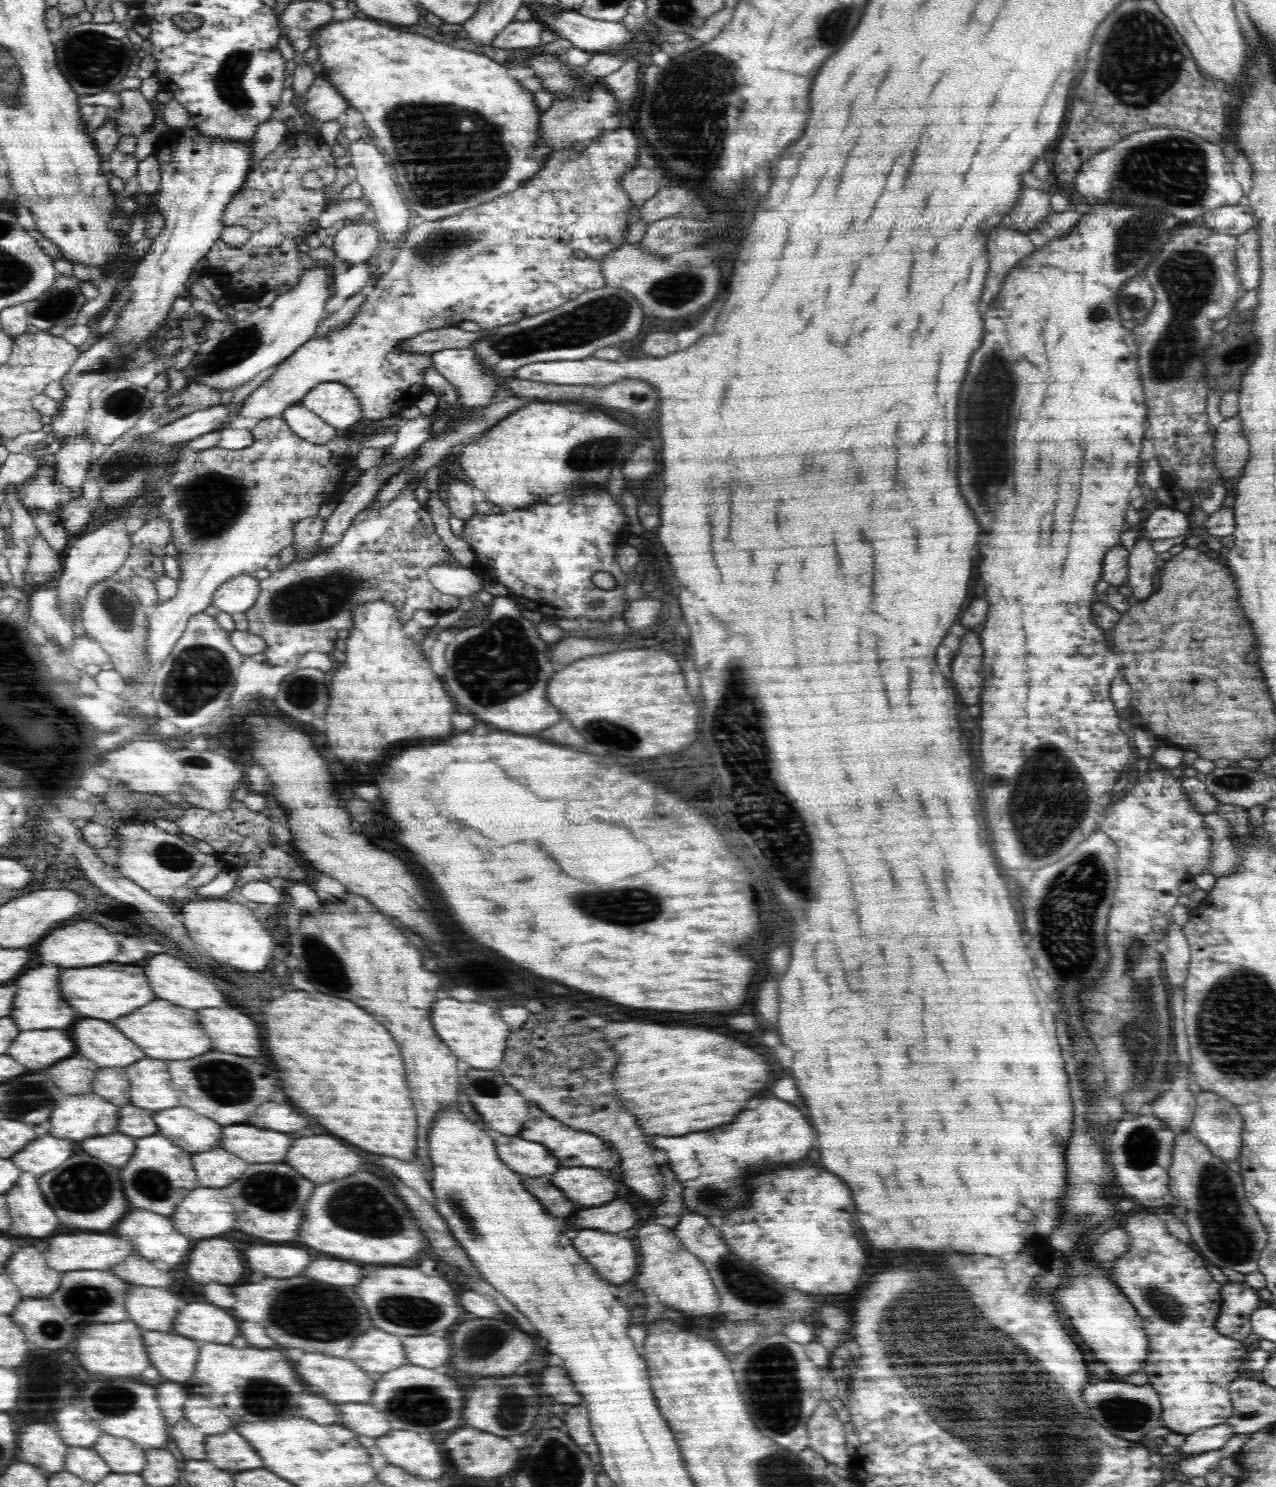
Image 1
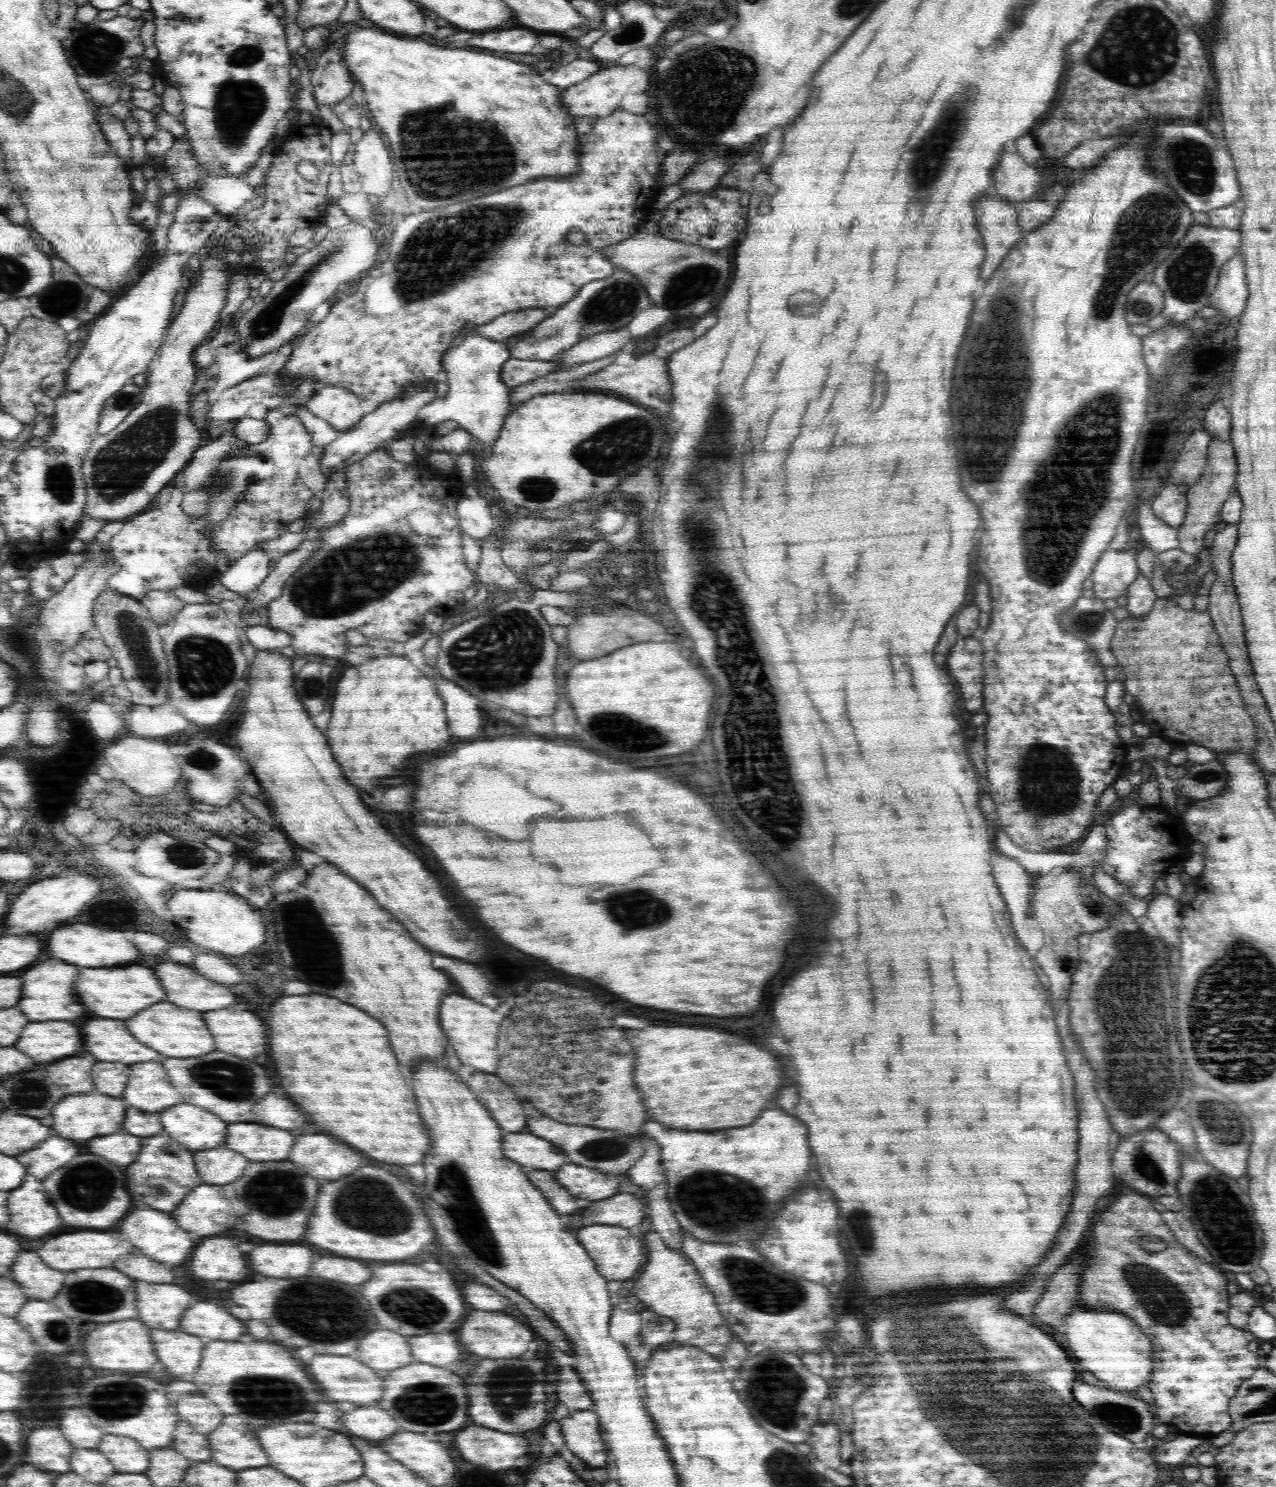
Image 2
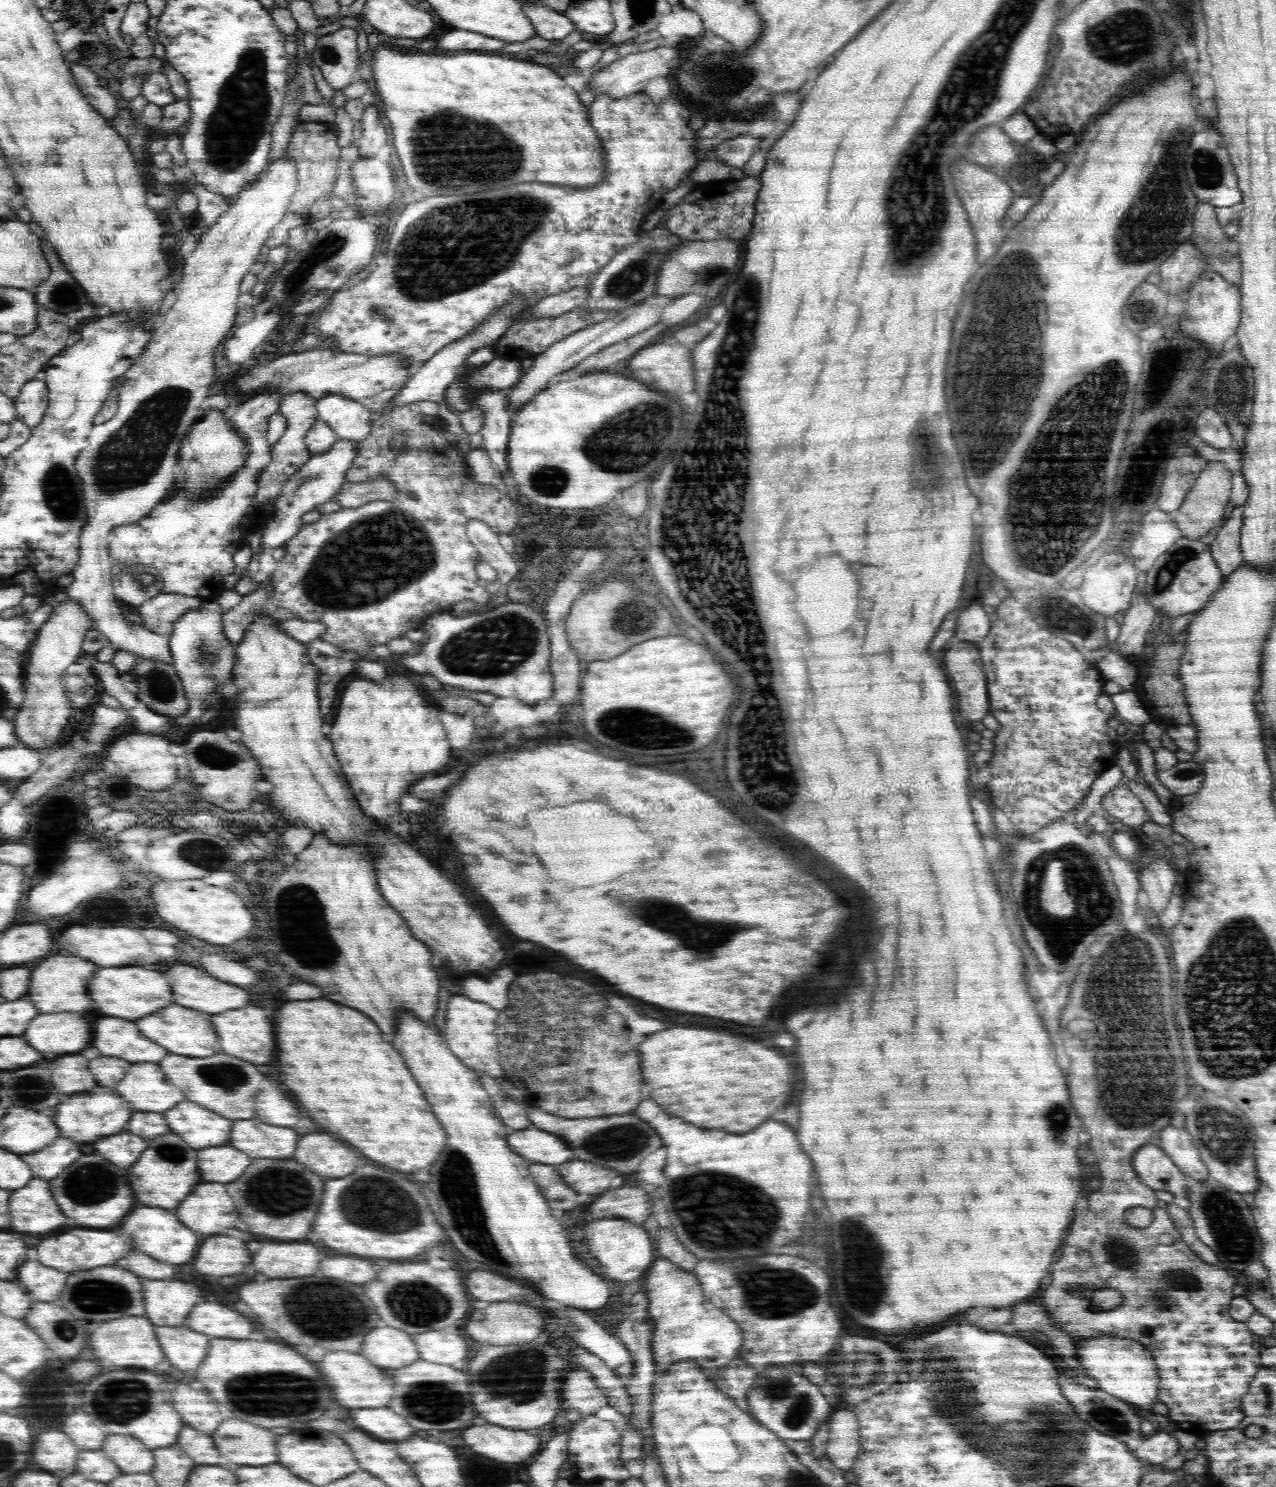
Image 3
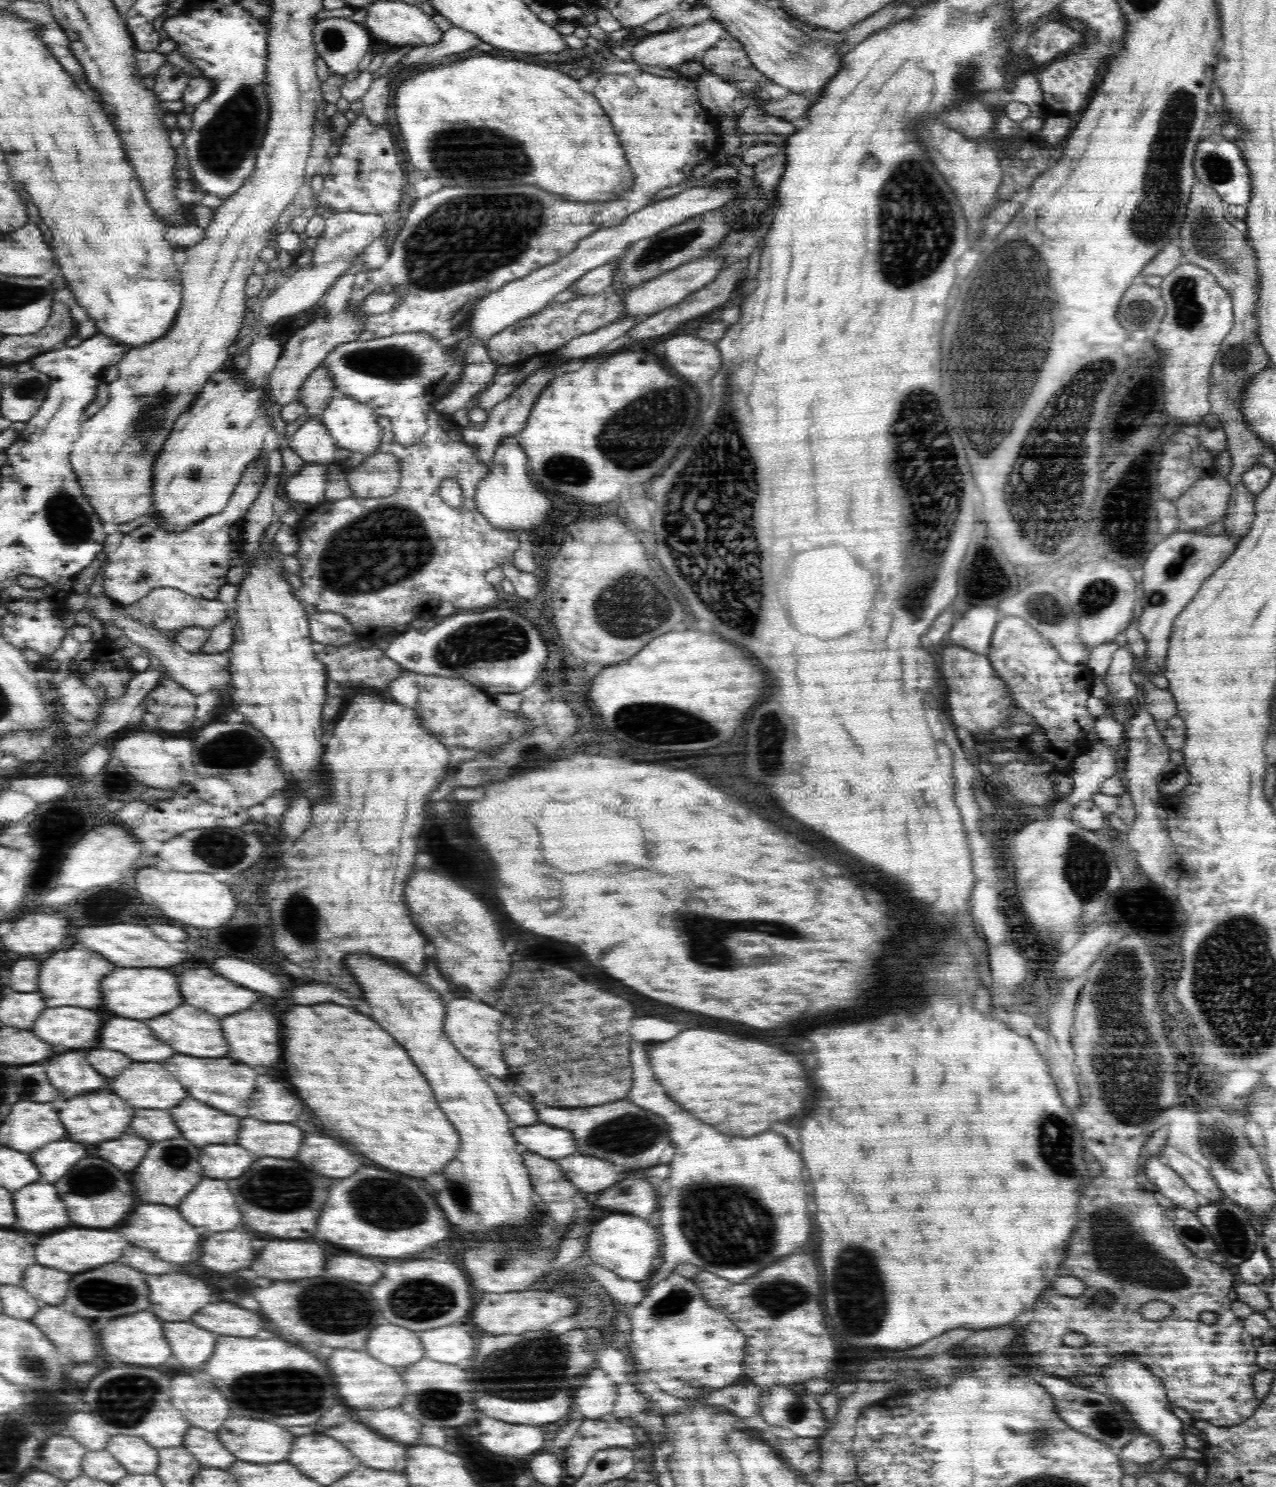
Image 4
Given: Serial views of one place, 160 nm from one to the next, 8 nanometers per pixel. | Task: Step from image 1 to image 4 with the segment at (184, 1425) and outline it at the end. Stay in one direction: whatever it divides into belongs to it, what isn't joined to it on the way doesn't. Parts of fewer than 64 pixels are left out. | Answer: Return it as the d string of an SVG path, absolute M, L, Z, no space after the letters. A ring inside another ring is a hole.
M192 1427L185 1434L183 1444L204 1466L228 1468L236 1462L236 1458L220 1444L214 1432Z

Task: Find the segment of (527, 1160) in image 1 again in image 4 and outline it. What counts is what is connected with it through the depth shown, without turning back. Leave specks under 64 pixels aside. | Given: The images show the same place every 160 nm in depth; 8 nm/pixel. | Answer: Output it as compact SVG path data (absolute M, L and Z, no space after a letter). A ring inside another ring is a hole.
M536 1123L530 1126L512 1127L517 1144L527 1146L528 1152L548 1159L560 1159L576 1152L576 1142L571 1130Z

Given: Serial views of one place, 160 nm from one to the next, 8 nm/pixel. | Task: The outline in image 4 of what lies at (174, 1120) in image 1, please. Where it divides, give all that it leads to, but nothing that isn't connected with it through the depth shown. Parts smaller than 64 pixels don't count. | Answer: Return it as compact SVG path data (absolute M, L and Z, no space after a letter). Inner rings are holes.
M194 1098L182 1100L178 1106L170 1110L170 1114L172 1118L176 1118L176 1124L184 1134L184 1138L196 1146L224 1144L238 1140L242 1118L222 1114L220 1110L204 1106Z

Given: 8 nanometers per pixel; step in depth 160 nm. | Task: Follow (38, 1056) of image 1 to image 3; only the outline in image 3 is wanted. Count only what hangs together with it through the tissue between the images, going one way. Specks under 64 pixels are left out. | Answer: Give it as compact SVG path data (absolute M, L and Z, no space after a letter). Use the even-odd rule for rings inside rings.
M40 1014L23 1036L38 1052L66 1054L90 1046L90 1026L74 1014Z

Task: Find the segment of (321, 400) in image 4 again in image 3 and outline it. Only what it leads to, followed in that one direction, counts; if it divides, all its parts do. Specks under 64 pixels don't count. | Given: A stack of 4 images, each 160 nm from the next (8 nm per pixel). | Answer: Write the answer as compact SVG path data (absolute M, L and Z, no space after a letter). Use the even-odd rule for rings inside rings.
M301 392L288 394L287 397L282 398L279 402L278 413L287 420L287 427L278 442L271 448L272 460L266 468L263 468L263 472L257 482L258 488L255 492L255 501L251 508L247 510L244 520L242 520L242 525L244 525L247 533L262 529L265 526L286 482L290 481L290 478L293 478L297 474L296 472L310 460L311 454L306 448L304 438L306 438L308 430L317 419L315 402L315 398L310 398L307 394L302 394Z

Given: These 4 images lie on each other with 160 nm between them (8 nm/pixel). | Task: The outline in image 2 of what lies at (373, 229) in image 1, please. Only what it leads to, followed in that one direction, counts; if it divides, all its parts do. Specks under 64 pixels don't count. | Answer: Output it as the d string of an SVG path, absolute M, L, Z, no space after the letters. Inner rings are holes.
M350 223L339 229L332 229L326 238L319 243L311 243L309 251L306 254L297 256L296 262L290 266L283 279L274 282L271 292L264 297L262 301L254 304L249 310L244 311L238 321L238 333L236 341L240 344L242 352L246 354L248 360L260 358L264 354L276 352L278 348L286 346L288 342L292 342L308 324L308 320L312 318L314 310L322 302L328 301L330 295L338 291L338 284L347 282L350 279L356 279L362 272L366 272L374 268L374 262L379 262L378 246L382 249L380 243L372 236L372 232L360 223Z

